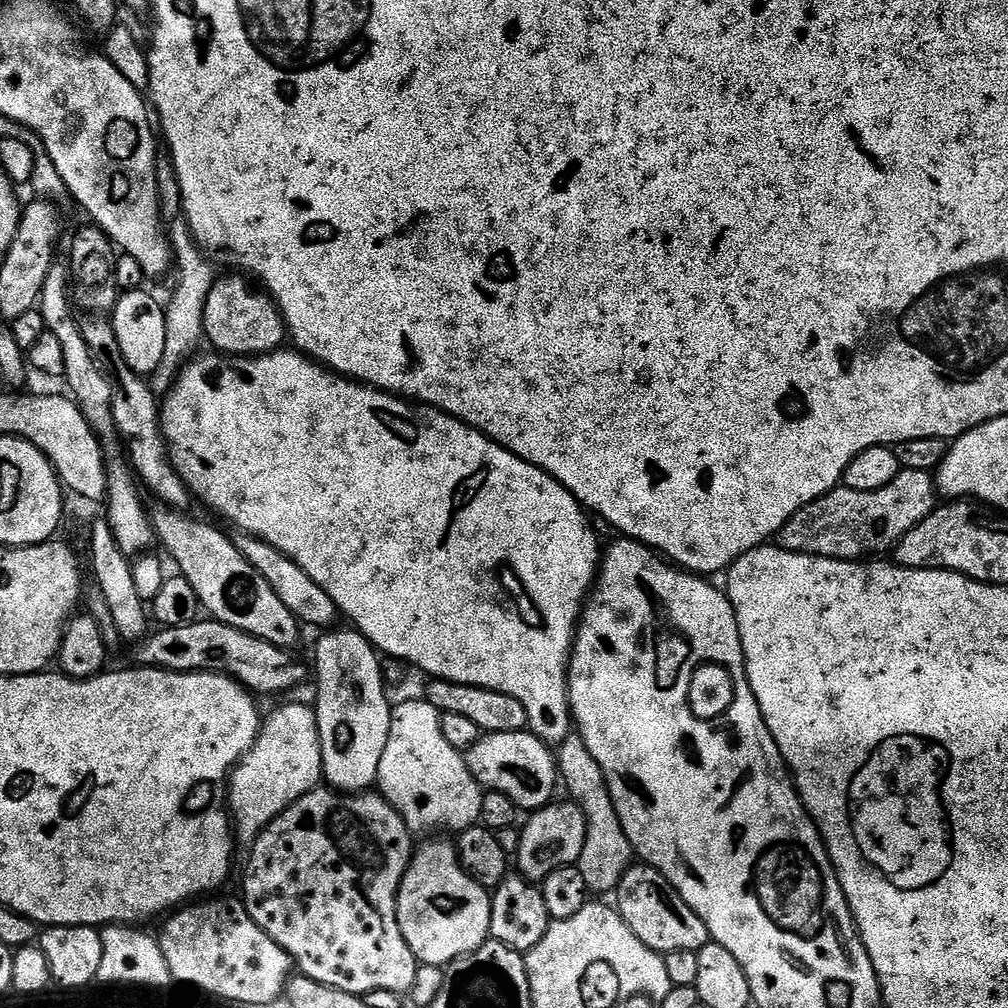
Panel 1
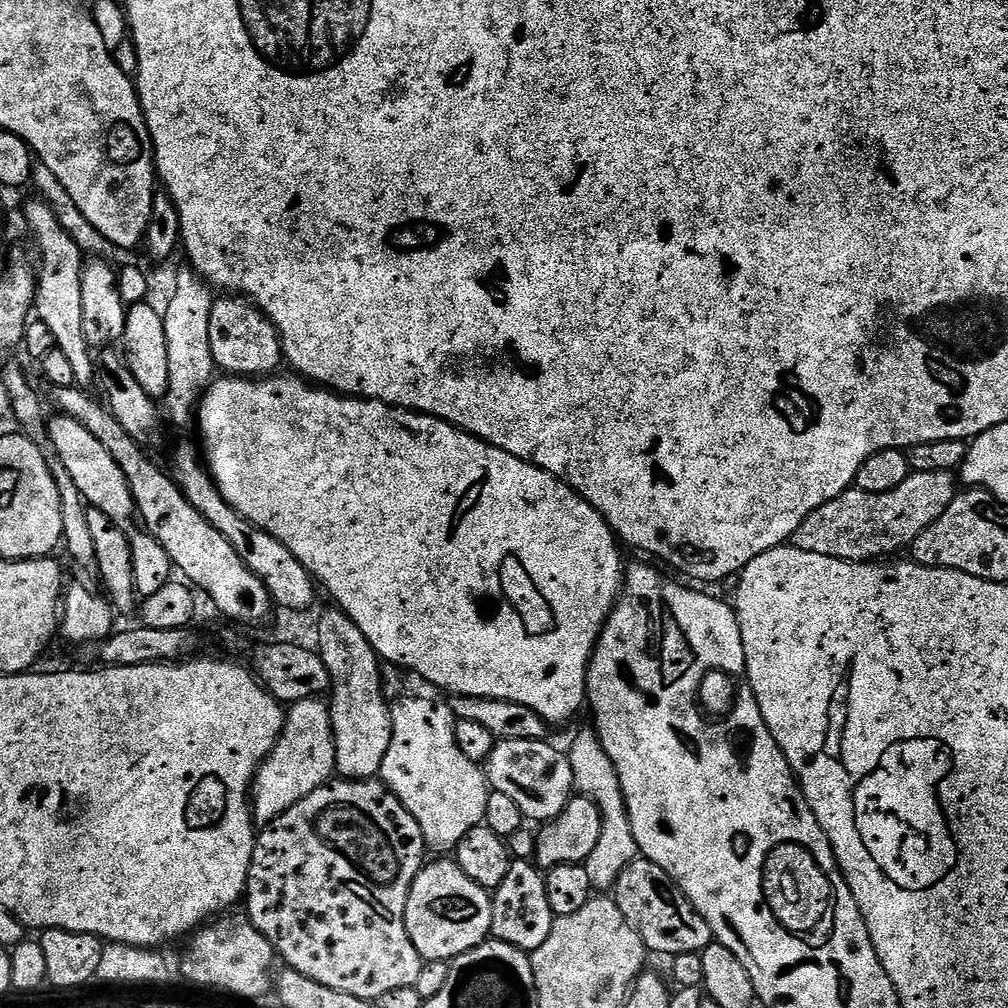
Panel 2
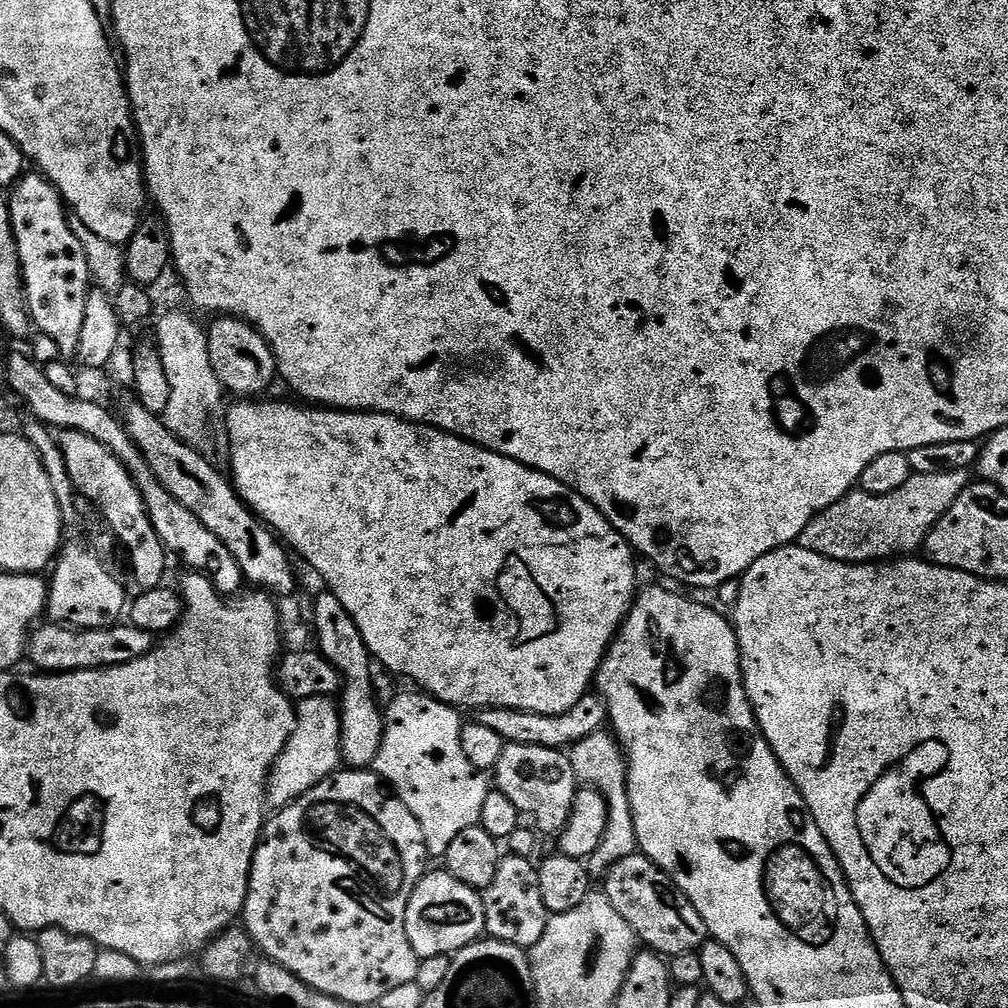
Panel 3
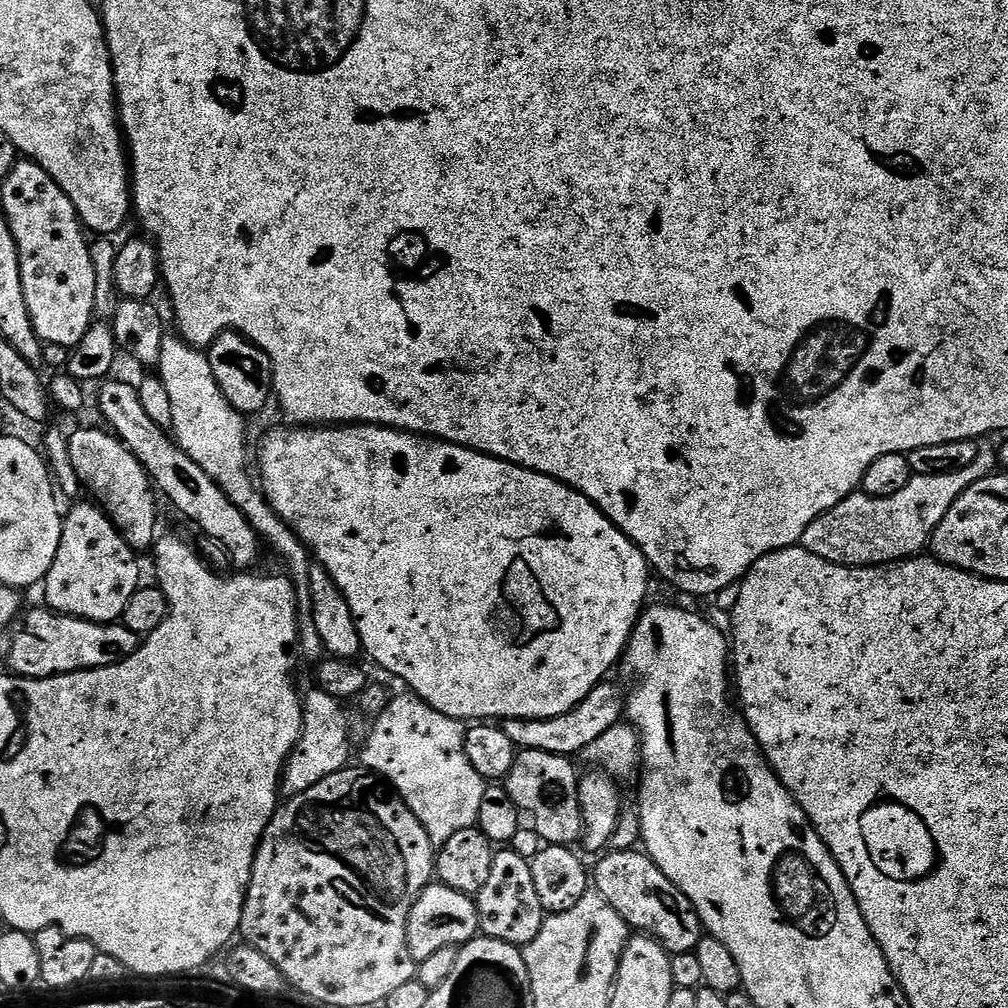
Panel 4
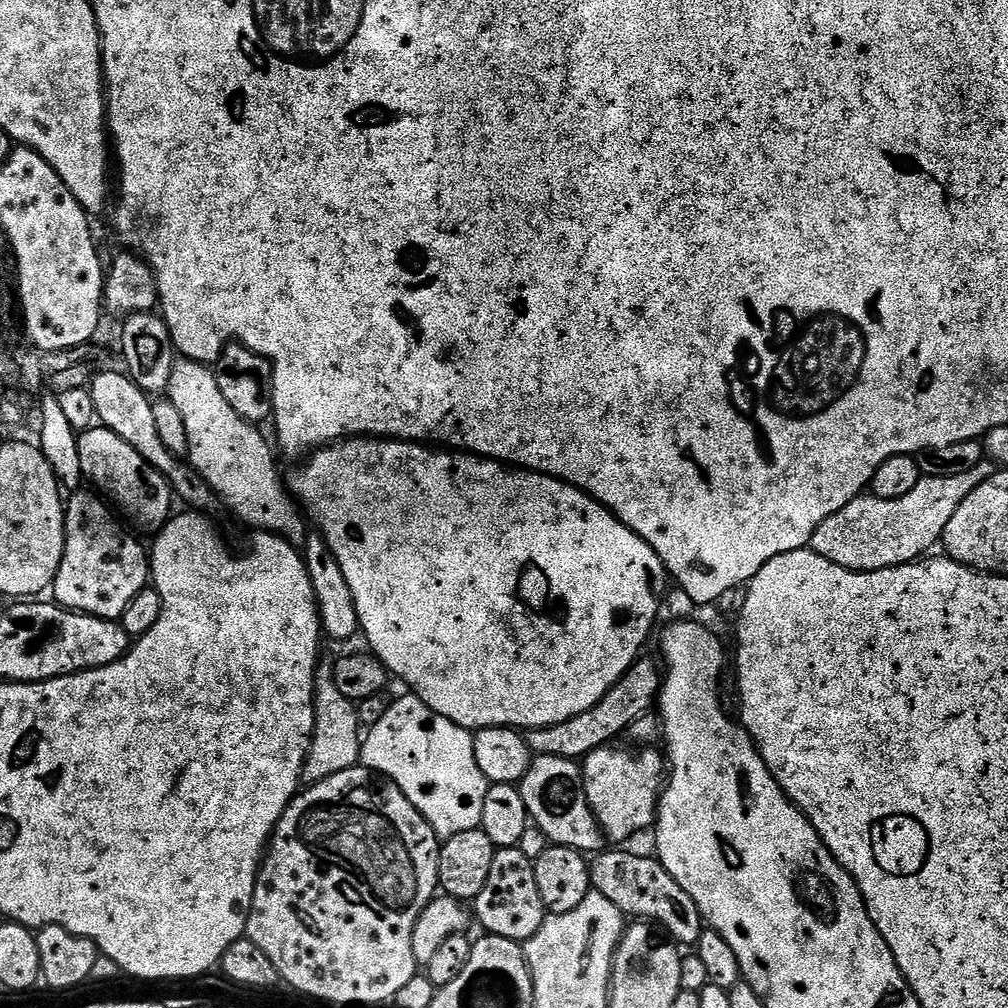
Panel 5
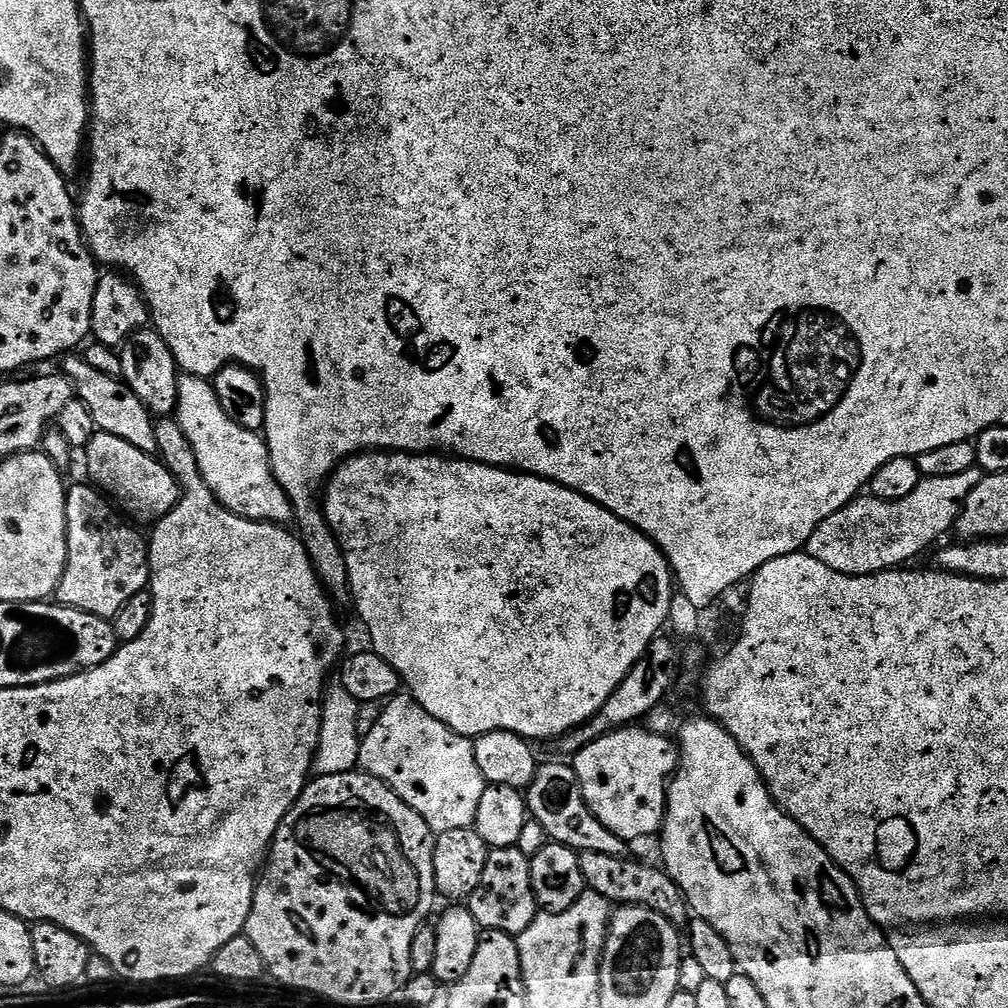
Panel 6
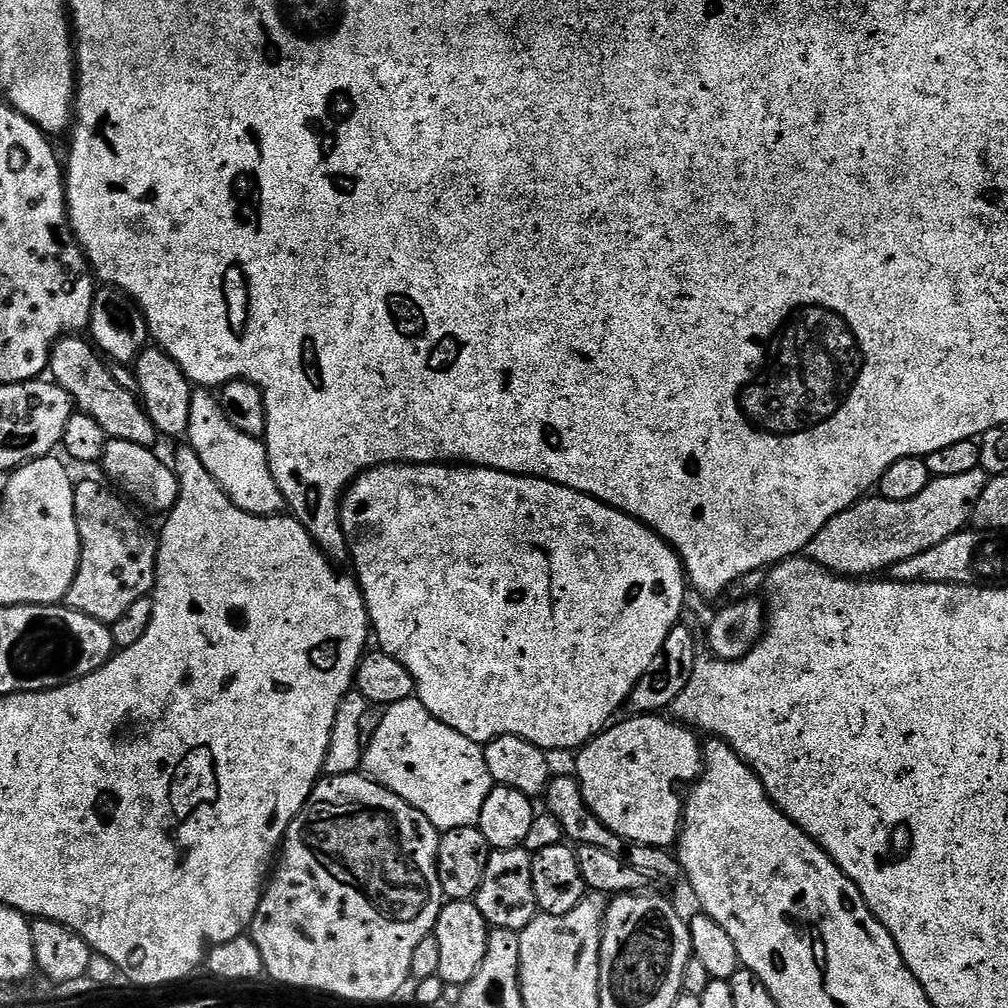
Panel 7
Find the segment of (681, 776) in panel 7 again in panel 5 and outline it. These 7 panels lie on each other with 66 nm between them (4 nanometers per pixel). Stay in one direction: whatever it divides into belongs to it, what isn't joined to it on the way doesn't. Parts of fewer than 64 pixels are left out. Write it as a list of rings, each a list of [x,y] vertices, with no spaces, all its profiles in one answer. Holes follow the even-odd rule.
[[[616,746],[594,749],[582,760],[584,793],[588,799],[588,805],[596,815],[596,823],[600,825],[600,831],[609,841],[628,840],[631,836],[638,835],[643,828],[651,829],[655,825],[656,805],[660,802],[662,785],[666,780],[666,760],[661,753],[660,756],[656,753],[655,747],[645,747],[643,750],[633,750],[628,746],[614,747]]]

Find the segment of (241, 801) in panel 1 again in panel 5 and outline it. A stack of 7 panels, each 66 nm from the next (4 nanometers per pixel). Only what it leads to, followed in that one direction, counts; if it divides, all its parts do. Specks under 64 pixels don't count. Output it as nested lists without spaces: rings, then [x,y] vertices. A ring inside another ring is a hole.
[[[321,663],[316,669],[316,725],[312,735],[312,745],[304,763],[305,785],[311,786],[338,774],[347,768],[360,764],[360,746],[362,743],[362,725],[357,701],[346,698],[334,682],[332,664]]]

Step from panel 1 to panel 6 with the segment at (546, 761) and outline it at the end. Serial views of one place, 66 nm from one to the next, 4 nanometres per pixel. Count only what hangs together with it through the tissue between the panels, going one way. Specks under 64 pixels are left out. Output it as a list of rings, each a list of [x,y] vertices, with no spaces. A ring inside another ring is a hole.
[[[541,763],[536,769],[534,782],[526,790],[526,799],[531,819],[541,824],[549,841],[565,844],[567,848],[575,848],[579,853],[597,852],[607,856],[624,856],[627,848],[630,848],[629,841],[618,838],[606,830],[602,822],[598,822],[582,794],[578,774],[572,769],[571,763]]]

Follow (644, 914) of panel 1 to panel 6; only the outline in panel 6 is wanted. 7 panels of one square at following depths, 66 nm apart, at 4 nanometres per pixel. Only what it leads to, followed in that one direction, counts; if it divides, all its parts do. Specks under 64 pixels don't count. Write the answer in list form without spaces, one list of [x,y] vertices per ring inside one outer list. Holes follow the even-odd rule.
[[[581,852],[580,865],[584,883],[591,891],[602,894],[613,905],[641,904],[644,908],[653,908],[674,925],[689,923],[690,909],[684,893],[675,884],[663,867],[651,868],[648,864],[639,864],[624,856],[607,856],[597,852]]]

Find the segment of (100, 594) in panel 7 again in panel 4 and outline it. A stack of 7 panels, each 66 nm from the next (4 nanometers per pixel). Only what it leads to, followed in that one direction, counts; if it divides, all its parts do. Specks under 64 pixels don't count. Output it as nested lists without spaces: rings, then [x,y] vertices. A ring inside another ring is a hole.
[[[73,503],[73,508],[69,512],[67,509],[64,516],[58,554],[54,554],[54,566],[50,566],[42,582],[43,603],[53,612],[92,620],[95,624],[110,624],[123,617],[126,602],[130,602],[136,589],[141,587],[141,557],[128,545],[124,533],[116,529],[116,523],[99,503],[80,503]]]

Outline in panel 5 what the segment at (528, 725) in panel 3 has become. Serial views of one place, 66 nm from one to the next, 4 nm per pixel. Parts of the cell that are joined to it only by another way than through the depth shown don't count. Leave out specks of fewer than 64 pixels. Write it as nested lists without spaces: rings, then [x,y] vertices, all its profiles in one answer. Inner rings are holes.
[[[649,654],[639,657],[626,675],[620,679],[598,703],[583,714],[575,715],[566,722],[556,723],[552,727],[529,729],[525,733],[527,746],[533,755],[566,757],[580,760],[594,749],[609,745],[618,734],[623,735],[633,721],[647,713],[659,697],[663,684],[661,661]]]

